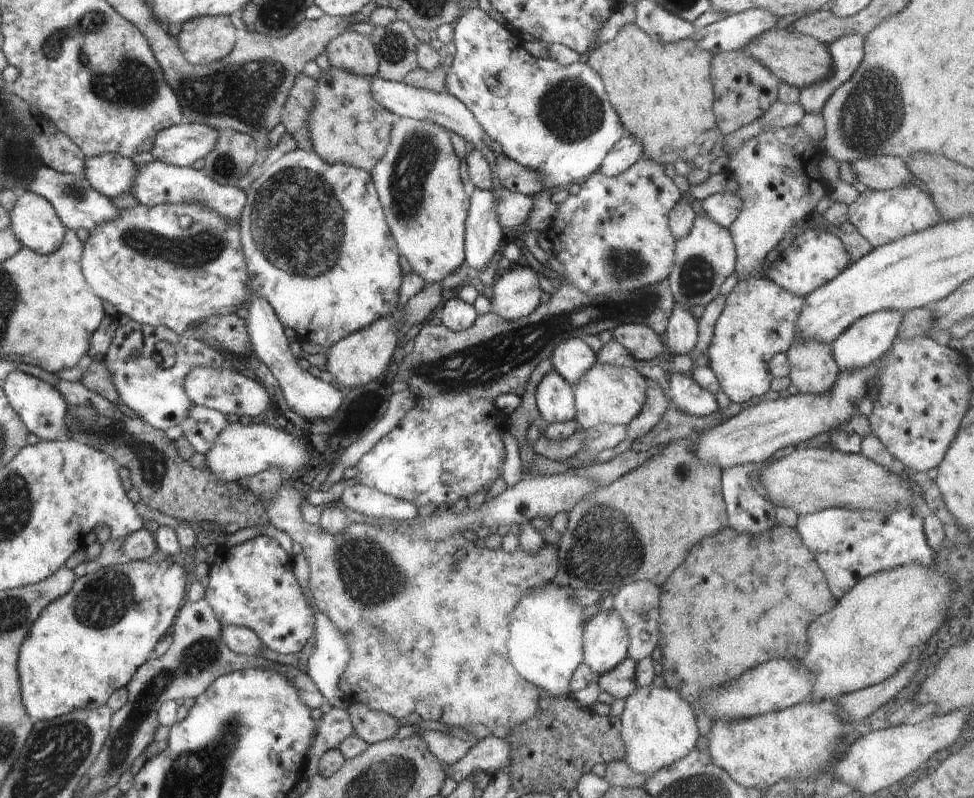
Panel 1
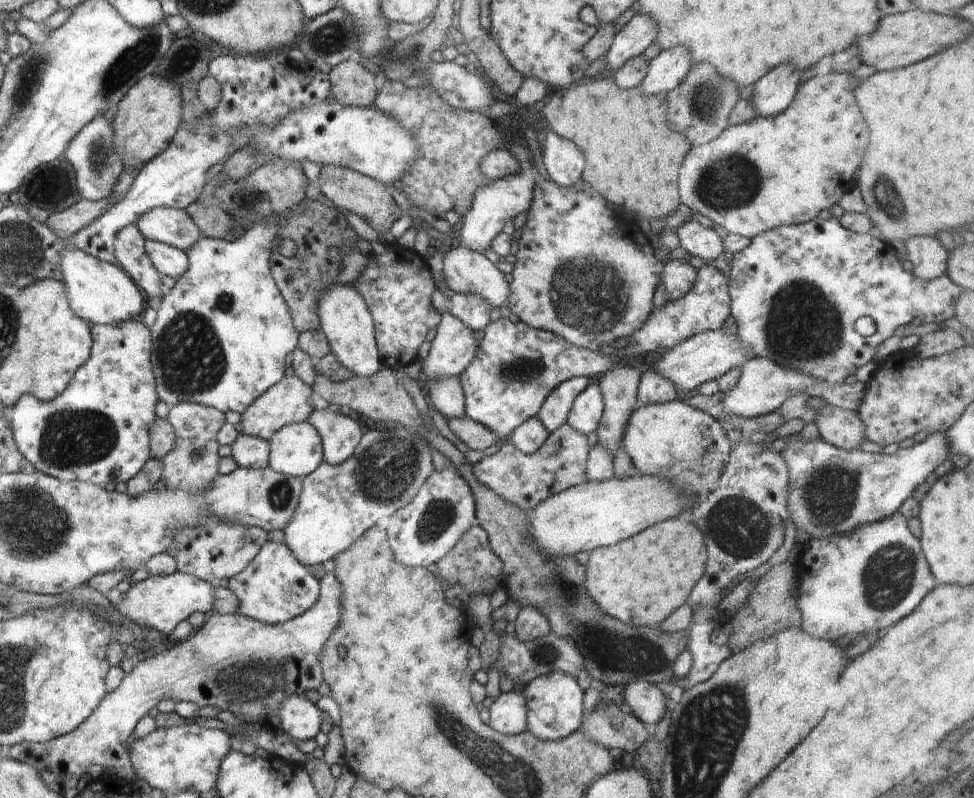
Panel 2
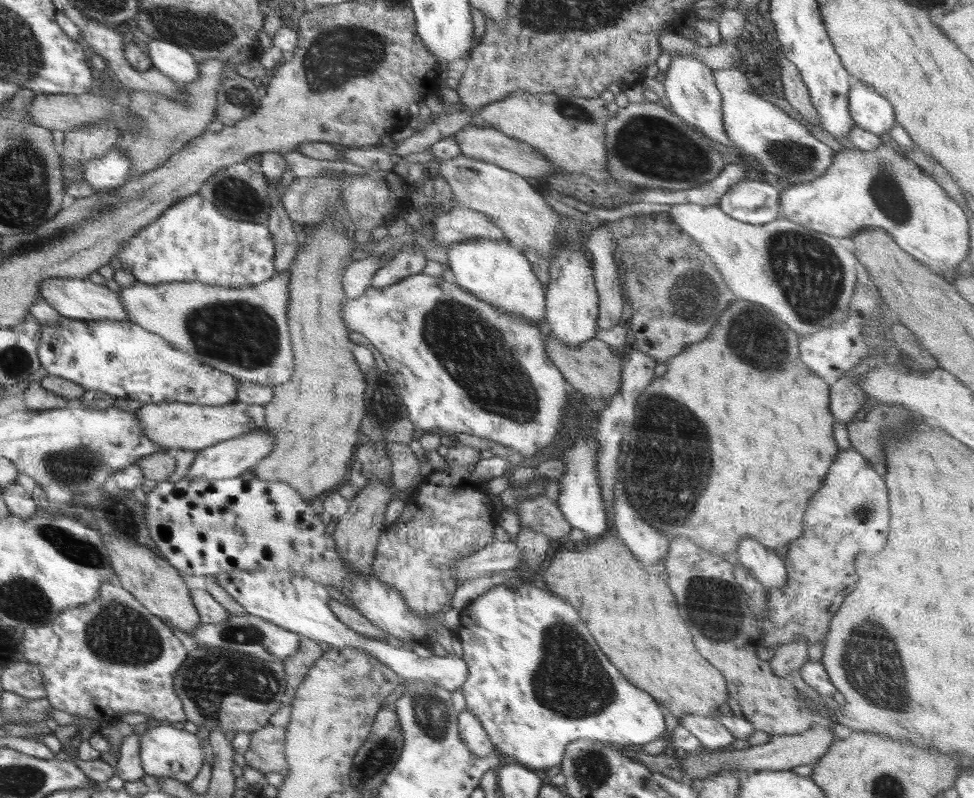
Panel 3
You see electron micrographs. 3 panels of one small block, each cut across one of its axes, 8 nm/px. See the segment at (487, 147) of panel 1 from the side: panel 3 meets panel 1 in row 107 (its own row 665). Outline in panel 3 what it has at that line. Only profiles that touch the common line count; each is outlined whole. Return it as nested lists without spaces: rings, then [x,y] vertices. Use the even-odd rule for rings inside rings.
[[[237,569],[231,573],[218,575],[217,580],[225,592],[230,594],[248,613],[264,618],[264,620],[301,636],[311,638],[317,643],[326,642],[330,648],[349,647],[362,650],[386,668],[394,670],[402,680],[406,678],[406,680],[434,682],[452,693],[459,690],[466,681],[468,666],[462,661],[462,658],[458,658],[456,655],[420,658],[411,648],[392,646],[386,640],[368,638],[348,628],[328,607],[328,600],[331,598],[325,586],[316,580],[297,576],[292,569]]]

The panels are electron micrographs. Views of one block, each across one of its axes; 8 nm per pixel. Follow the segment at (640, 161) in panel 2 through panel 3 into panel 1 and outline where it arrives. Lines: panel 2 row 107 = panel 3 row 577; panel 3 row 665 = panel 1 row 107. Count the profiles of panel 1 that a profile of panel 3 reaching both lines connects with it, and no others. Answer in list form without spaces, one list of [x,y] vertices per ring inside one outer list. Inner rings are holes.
[[[632,22],[614,40],[592,48],[587,66],[602,78],[610,105],[618,112],[627,134],[644,144],[646,158],[668,170],[678,160],[708,169],[712,161],[725,154],[725,136],[718,129],[712,111],[712,58],[698,49],[692,38],[659,44]]]

